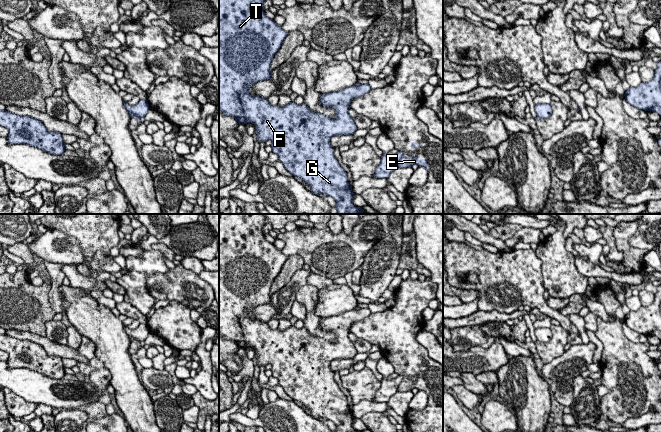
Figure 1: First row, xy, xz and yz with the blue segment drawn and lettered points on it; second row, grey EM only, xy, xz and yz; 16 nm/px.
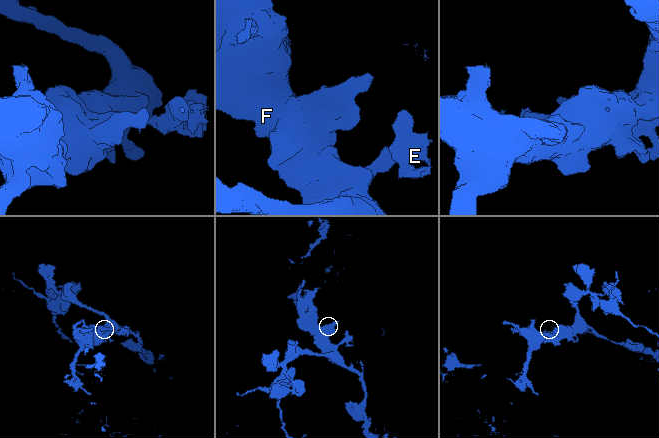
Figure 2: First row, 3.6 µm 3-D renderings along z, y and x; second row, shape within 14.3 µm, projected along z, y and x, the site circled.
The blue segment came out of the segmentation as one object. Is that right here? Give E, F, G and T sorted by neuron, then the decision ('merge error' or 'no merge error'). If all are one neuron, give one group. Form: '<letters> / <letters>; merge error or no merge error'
E / F G T; merge error

